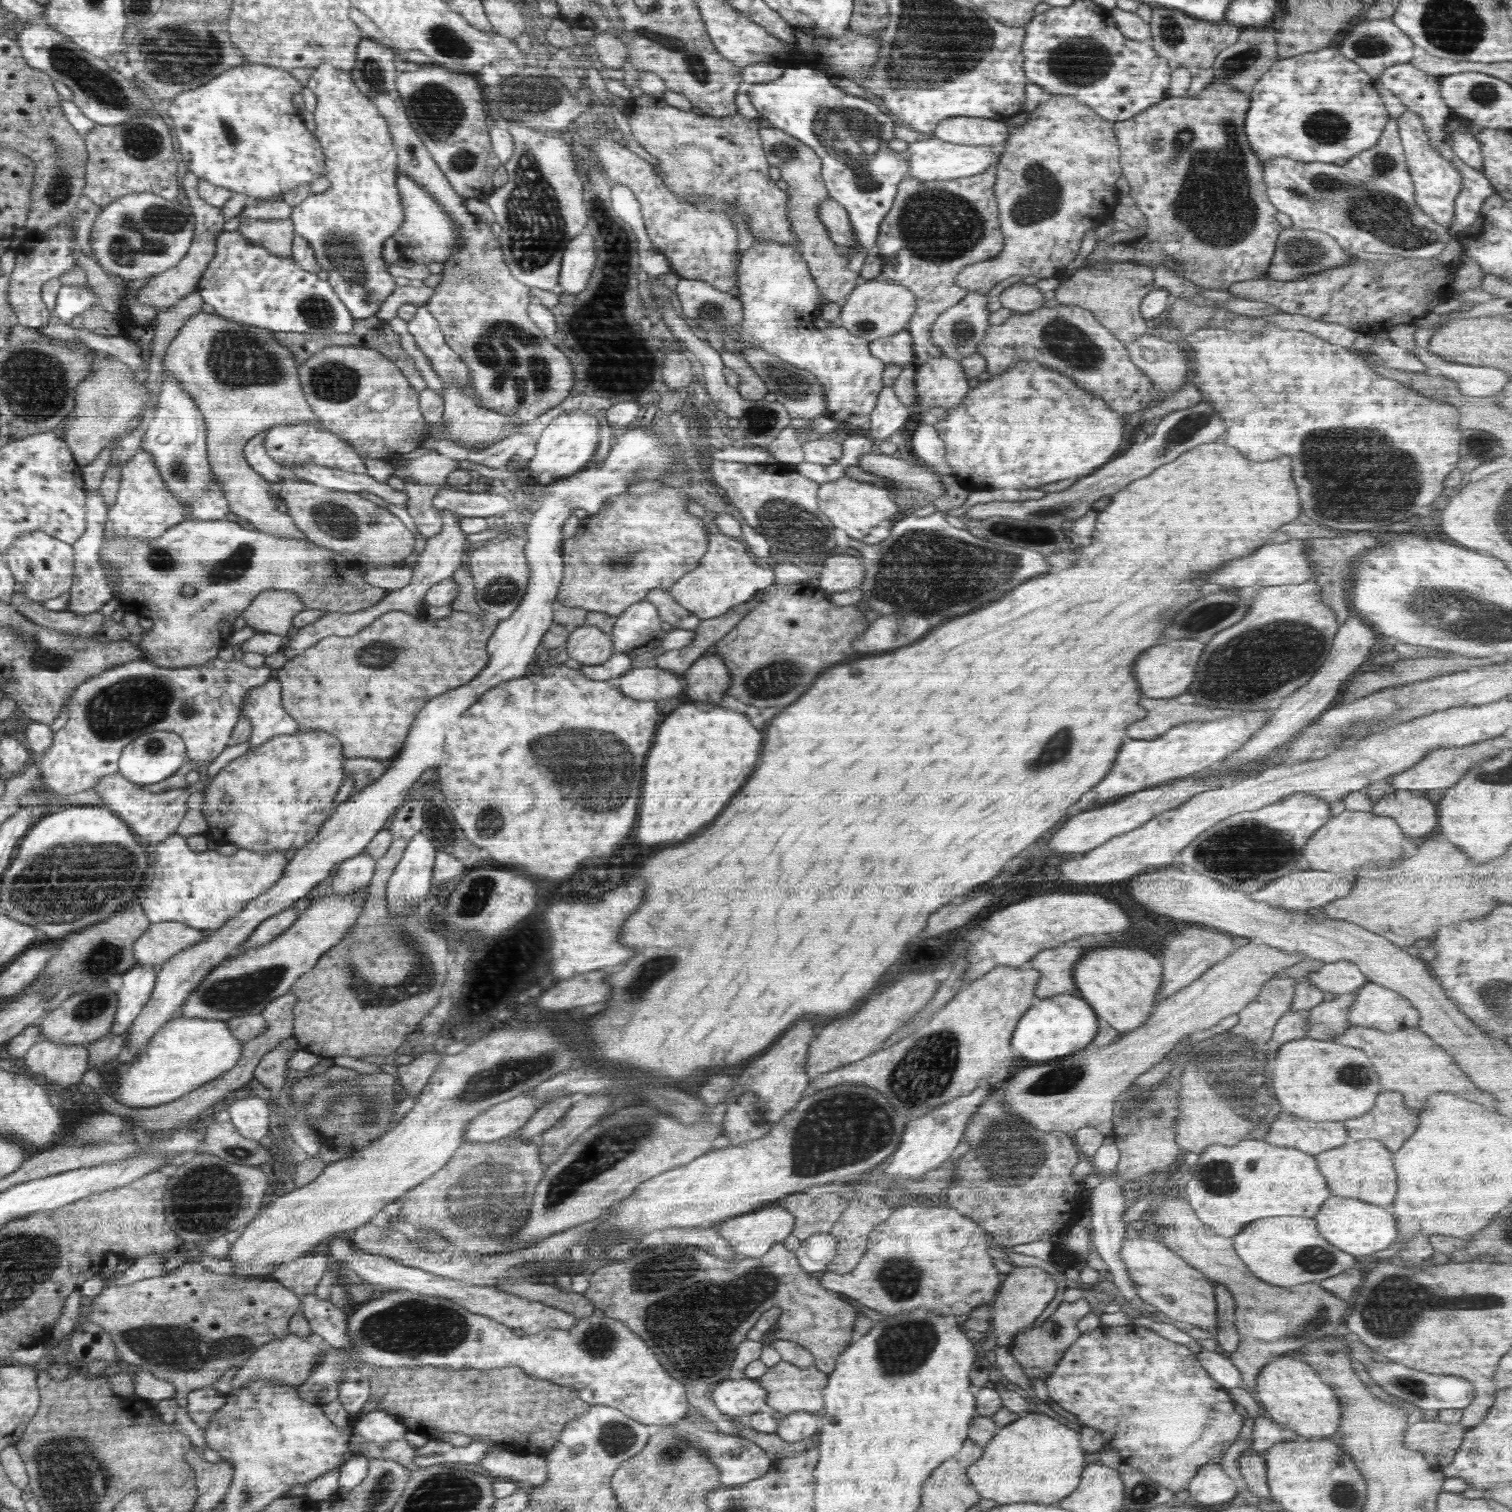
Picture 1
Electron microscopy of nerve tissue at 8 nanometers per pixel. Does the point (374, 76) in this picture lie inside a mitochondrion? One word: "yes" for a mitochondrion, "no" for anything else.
yes

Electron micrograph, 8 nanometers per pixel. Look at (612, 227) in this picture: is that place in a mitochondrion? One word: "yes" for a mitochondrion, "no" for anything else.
yes

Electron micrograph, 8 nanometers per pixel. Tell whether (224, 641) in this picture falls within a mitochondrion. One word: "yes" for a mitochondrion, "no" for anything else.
no

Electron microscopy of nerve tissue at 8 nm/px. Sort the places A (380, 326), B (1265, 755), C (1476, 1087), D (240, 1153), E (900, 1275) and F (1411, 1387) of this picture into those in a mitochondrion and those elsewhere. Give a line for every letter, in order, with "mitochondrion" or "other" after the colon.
A: other
B: other
C: other
D: mitochondrion
E: mitochondrion
F: mitochondrion

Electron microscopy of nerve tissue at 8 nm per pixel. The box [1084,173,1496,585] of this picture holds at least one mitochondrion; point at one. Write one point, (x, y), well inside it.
(1378, 494)

